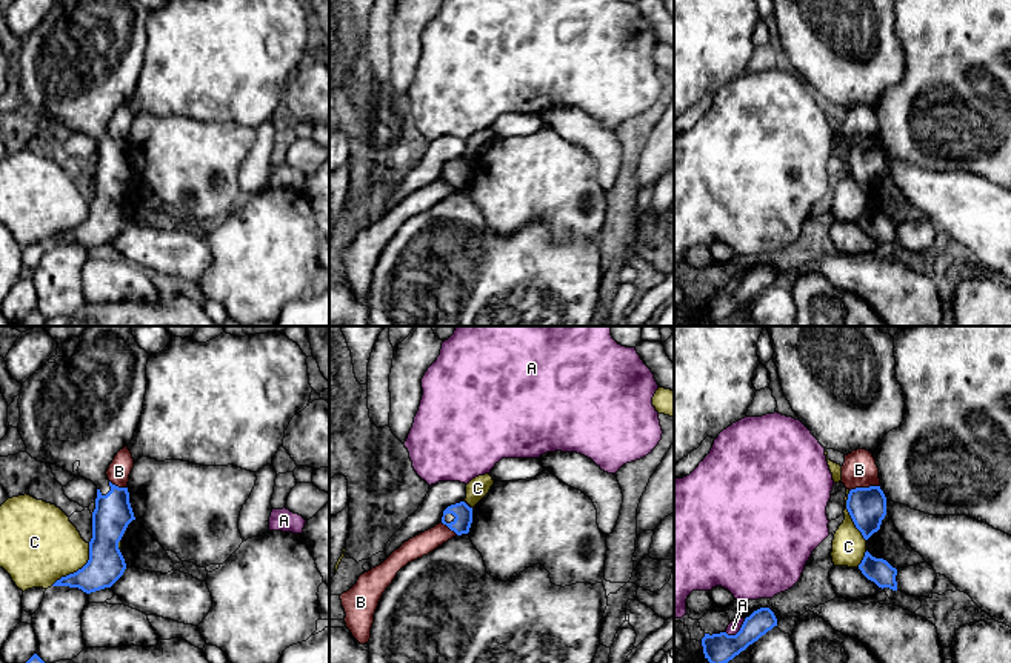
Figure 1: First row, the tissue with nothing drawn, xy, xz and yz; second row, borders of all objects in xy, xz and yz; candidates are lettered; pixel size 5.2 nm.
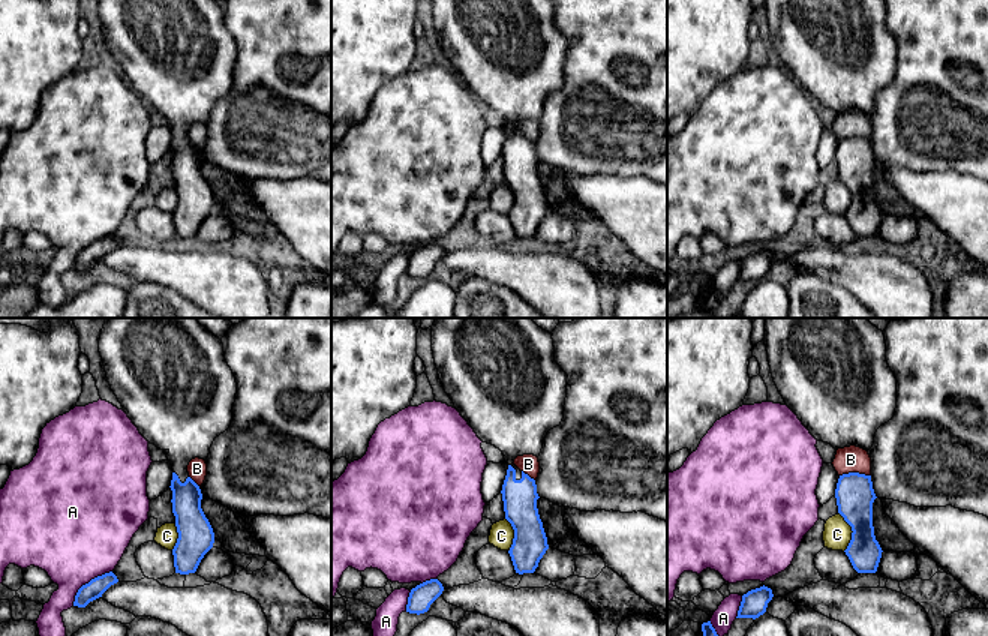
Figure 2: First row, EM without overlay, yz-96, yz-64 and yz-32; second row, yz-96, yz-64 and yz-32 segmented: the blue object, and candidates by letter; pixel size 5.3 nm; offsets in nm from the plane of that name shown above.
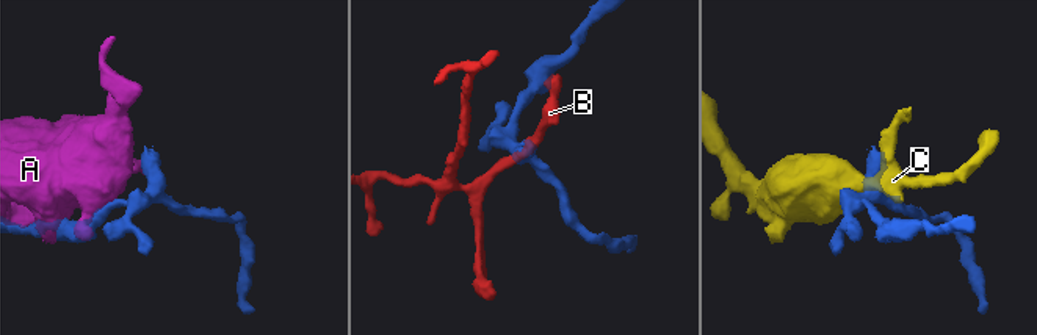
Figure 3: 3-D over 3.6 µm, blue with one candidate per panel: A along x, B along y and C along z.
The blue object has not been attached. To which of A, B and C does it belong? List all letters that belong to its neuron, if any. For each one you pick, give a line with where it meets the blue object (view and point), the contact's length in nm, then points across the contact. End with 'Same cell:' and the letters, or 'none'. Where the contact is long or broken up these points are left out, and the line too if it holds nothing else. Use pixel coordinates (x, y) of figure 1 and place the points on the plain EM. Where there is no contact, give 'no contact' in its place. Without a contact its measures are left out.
Same cell: none

